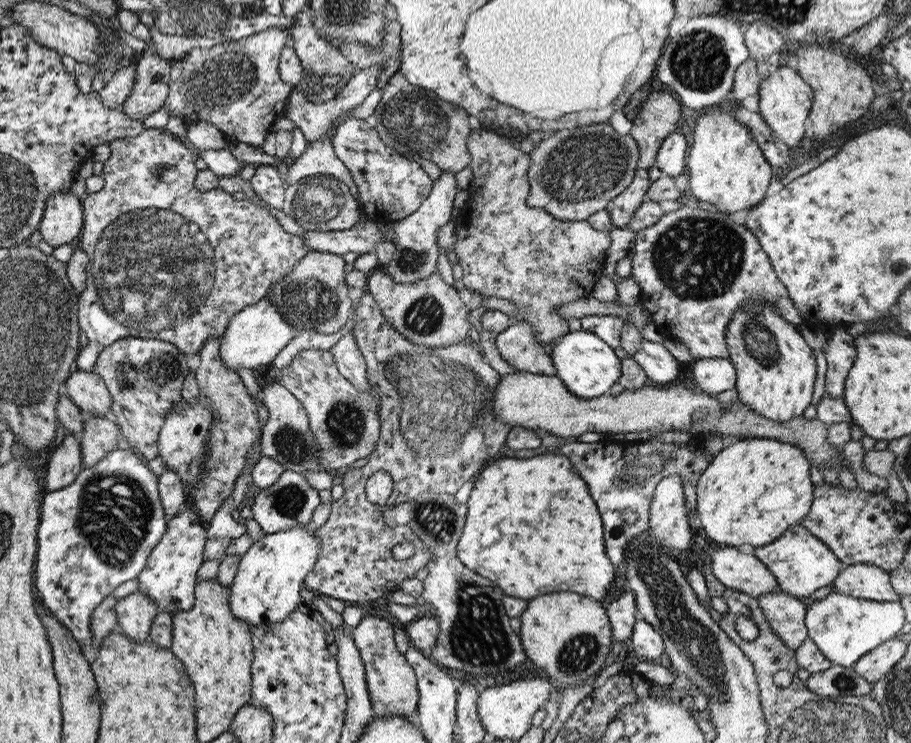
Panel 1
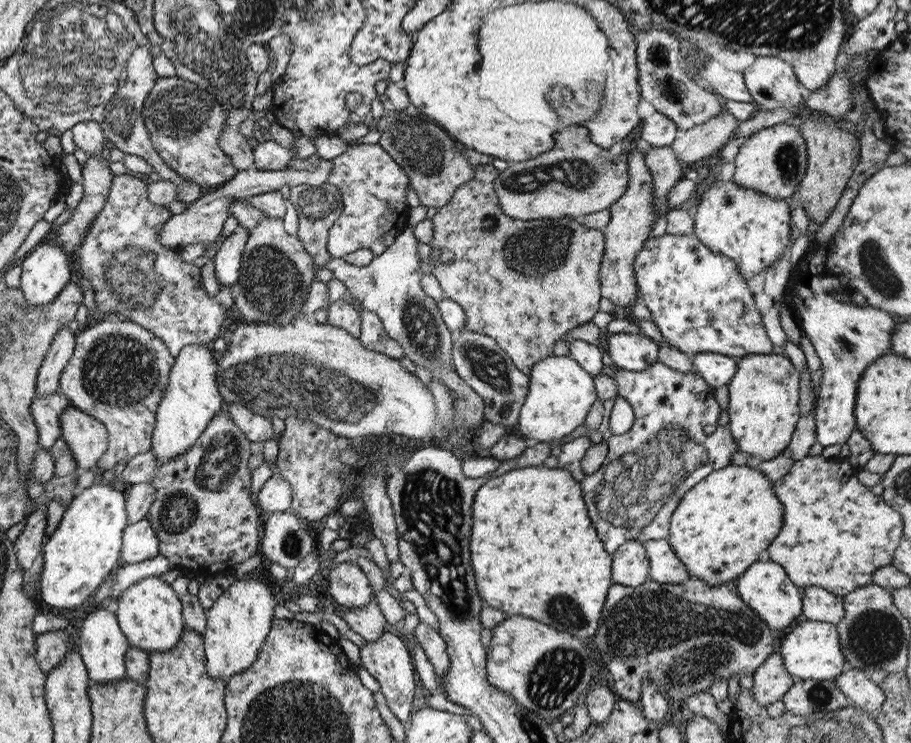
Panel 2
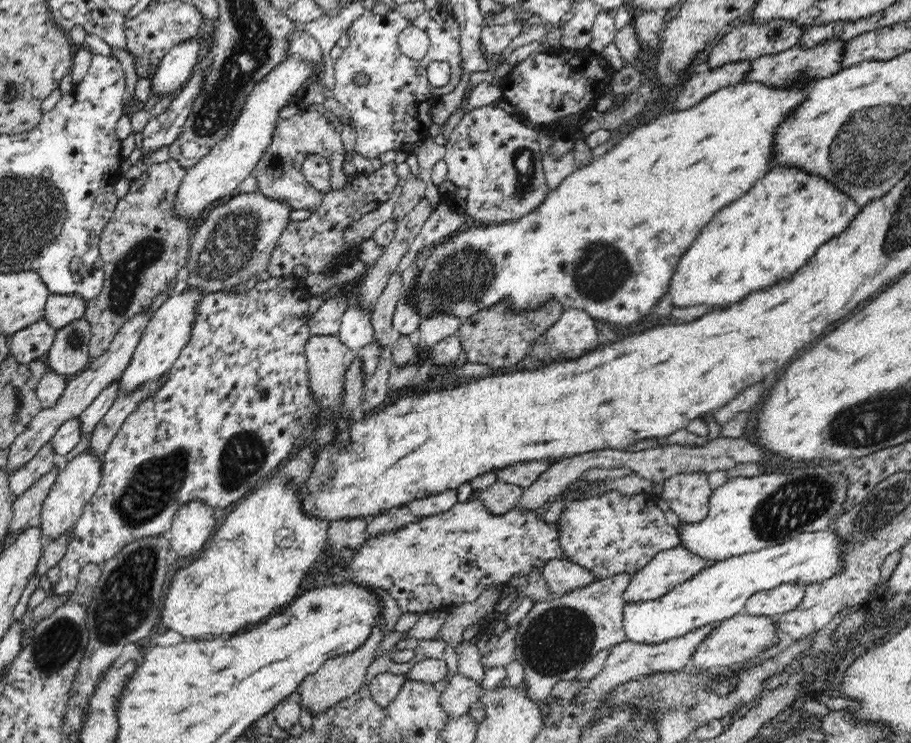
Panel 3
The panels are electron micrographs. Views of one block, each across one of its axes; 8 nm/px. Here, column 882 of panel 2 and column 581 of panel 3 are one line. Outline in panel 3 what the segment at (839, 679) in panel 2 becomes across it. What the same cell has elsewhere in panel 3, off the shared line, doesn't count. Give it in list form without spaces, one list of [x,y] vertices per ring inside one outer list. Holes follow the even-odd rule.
[[[710,622],[707,626],[700,626],[683,636],[668,640],[659,644],[644,644],[640,642],[626,641],[615,645],[611,648],[610,655],[604,665],[604,668],[589,682],[589,685],[581,690],[577,696],[577,702],[594,703],[604,694],[620,684],[624,684],[634,678],[644,678],[646,674],[652,672],[679,672],[692,660],[693,654],[697,651],[698,646],[710,638],[712,630],[718,628],[721,622]]]

